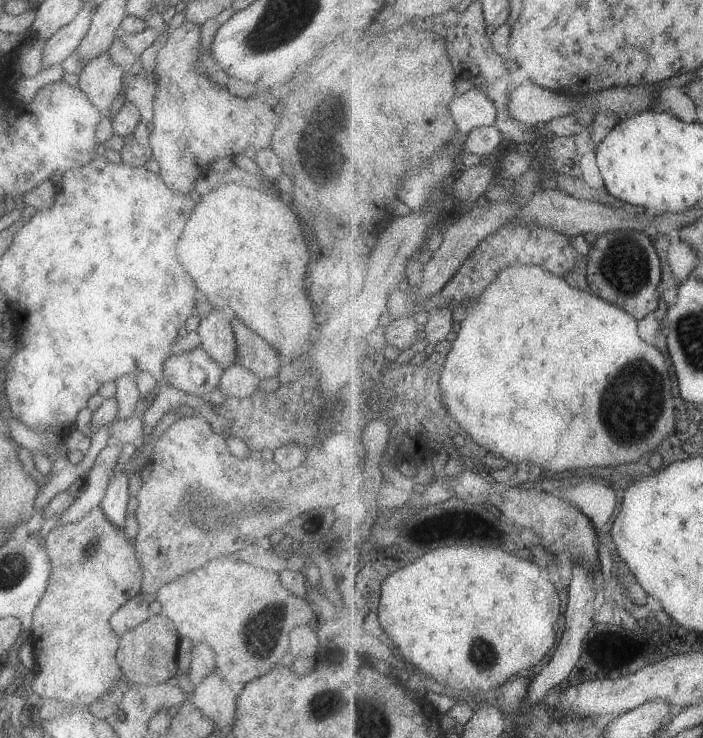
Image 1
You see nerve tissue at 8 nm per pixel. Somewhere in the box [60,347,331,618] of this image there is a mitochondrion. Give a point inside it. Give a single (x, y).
(86, 548)

